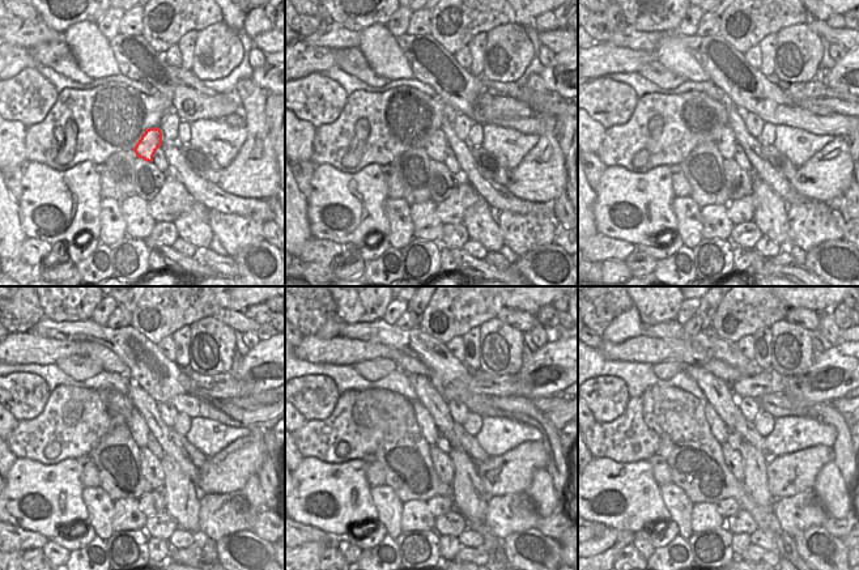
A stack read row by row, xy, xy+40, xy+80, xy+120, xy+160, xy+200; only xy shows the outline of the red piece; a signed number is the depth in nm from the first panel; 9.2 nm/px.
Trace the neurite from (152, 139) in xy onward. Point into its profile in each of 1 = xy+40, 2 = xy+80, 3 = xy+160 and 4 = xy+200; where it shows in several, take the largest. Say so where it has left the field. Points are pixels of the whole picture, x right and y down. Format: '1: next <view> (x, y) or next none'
1: next xy+40 (437, 144)
2: next xy+80 (726, 143)
3: next xy+160 (430, 433)
4: next xy+200 (719, 429)

